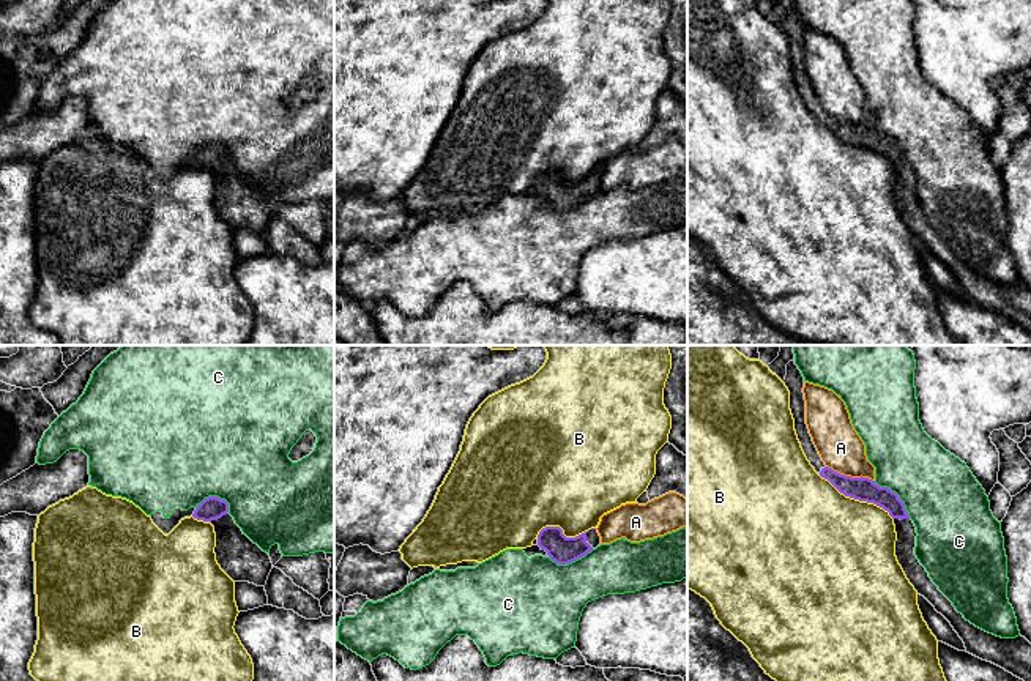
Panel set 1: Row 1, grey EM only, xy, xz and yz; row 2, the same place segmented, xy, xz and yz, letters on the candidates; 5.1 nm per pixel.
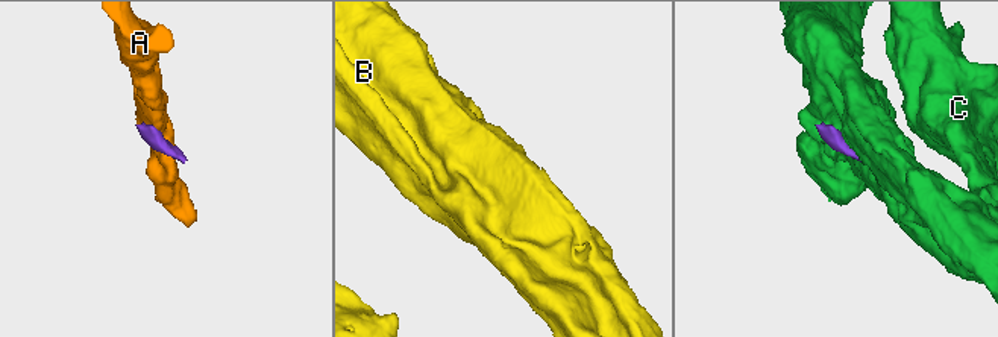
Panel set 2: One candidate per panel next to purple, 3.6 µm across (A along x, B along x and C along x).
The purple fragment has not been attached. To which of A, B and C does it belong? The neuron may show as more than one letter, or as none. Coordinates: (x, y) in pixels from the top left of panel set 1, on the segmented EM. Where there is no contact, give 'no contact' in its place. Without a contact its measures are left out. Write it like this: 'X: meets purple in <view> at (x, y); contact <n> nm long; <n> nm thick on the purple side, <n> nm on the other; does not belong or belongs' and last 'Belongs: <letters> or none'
A: meets purple in yz at (850, 476); contact 260 nm long; 120 nm thick on the purple side, 220 nm on the other; does not belong
B: meets purple in yz at (856, 498); contact 440 nm long; 120 nm thick on the purple side, 500 nm on the other; does not belong
C: meets purple in yz at (897, 495); contact 260 nm long; 120 nm thick on the purple side, 380 nm on the other; does not belong
Belongs: none

